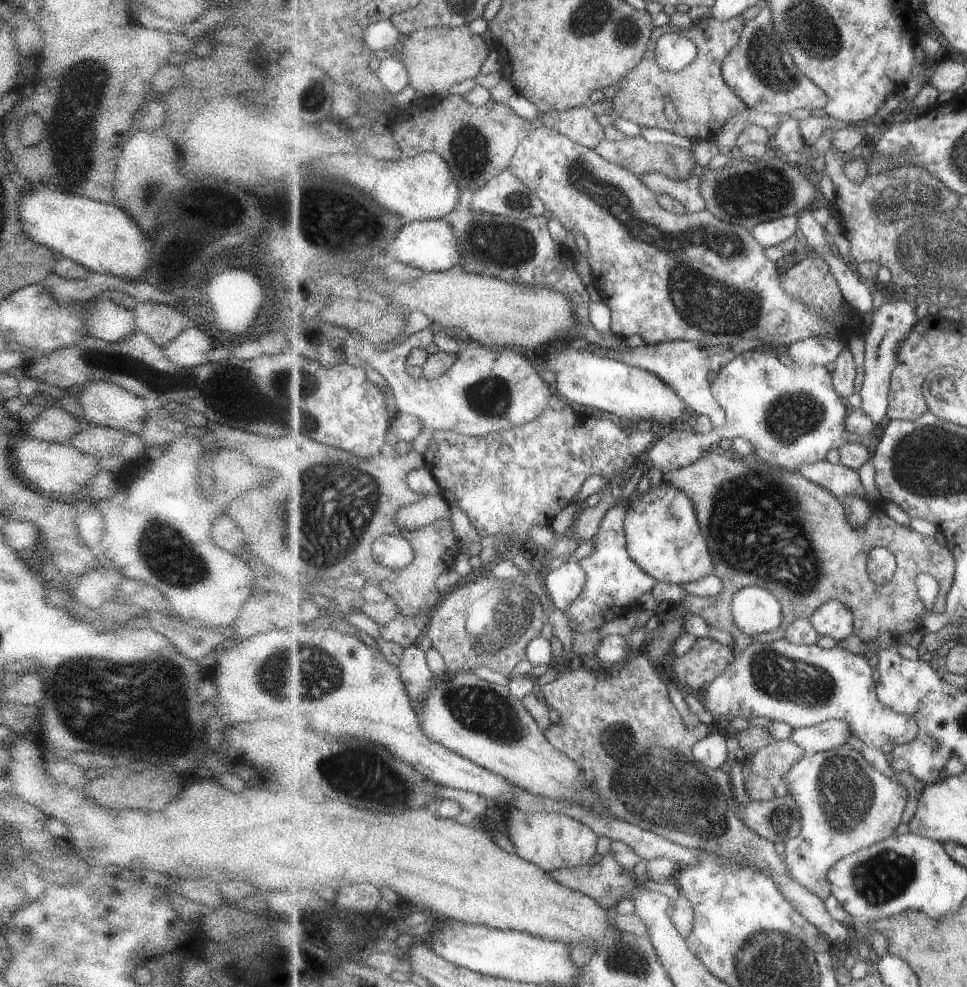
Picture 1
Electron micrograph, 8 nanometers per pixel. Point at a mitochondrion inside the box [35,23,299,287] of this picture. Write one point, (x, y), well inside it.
(72, 126)

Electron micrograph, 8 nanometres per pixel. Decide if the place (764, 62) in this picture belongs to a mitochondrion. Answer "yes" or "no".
yes

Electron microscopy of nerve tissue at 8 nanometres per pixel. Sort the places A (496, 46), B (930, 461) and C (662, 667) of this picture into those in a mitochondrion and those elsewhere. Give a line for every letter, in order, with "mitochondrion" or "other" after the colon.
A: other
B: mitochondrion
C: other

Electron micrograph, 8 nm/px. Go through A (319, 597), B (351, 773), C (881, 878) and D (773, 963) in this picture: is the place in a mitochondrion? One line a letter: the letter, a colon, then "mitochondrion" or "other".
A: other
B: mitochondrion
C: mitochondrion
D: mitochondrion

